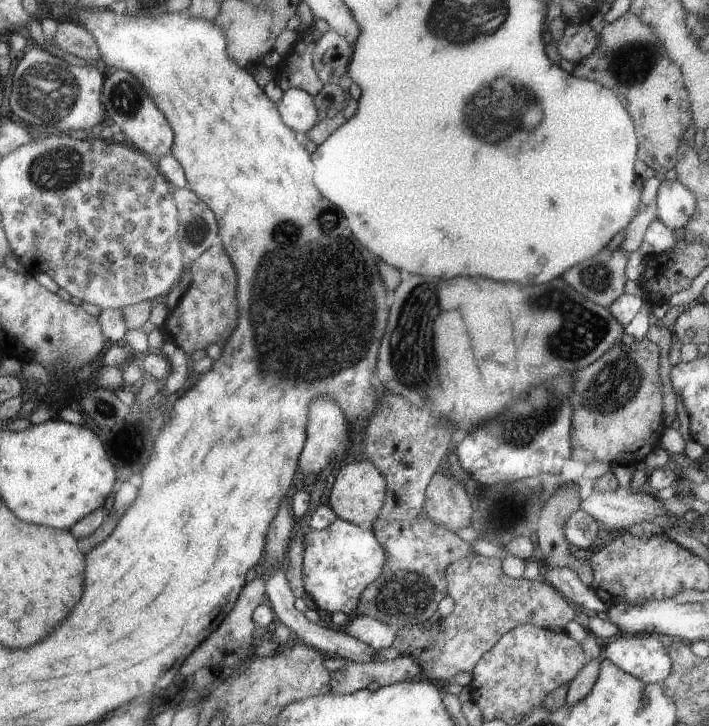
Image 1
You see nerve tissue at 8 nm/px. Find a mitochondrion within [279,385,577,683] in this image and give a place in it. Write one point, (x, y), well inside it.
(407, 593)

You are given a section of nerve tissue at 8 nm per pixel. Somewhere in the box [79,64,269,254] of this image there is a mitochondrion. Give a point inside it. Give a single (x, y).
(125, 97)

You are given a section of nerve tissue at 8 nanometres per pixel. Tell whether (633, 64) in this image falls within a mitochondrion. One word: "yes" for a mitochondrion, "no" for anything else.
yes

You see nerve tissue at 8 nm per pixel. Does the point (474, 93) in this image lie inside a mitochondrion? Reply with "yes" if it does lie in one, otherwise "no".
yes

